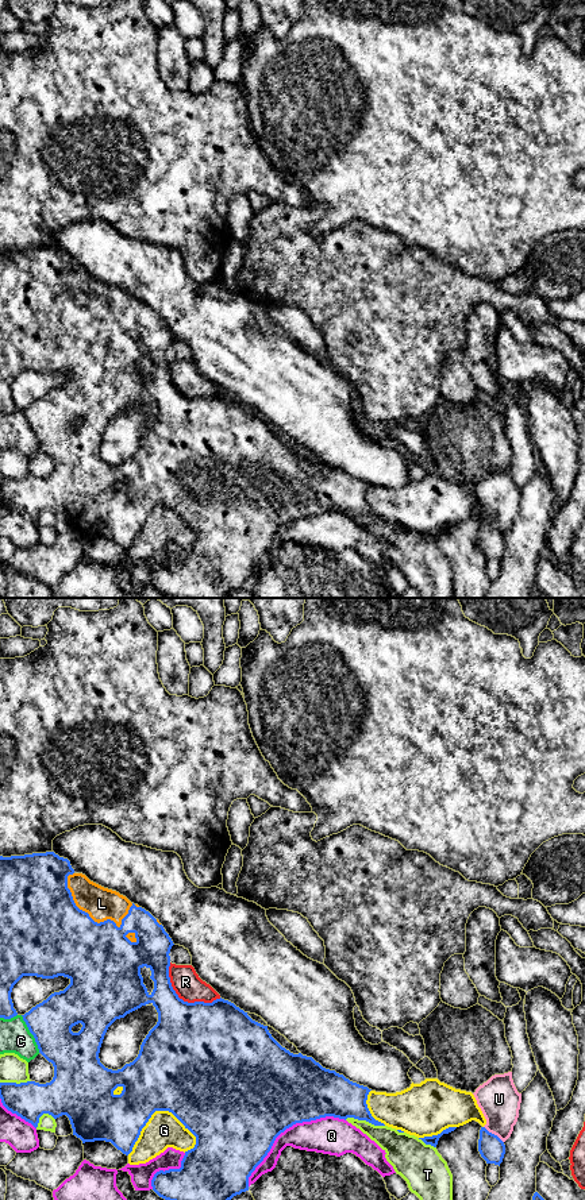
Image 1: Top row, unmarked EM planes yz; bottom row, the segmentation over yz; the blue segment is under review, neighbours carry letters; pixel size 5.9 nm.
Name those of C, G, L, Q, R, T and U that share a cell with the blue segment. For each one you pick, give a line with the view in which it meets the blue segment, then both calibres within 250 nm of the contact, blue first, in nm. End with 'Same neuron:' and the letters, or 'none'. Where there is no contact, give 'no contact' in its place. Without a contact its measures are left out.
L: meets blue in yz; 440 nm thick on the blue side, 190 nm on the other
Same neuron: L

